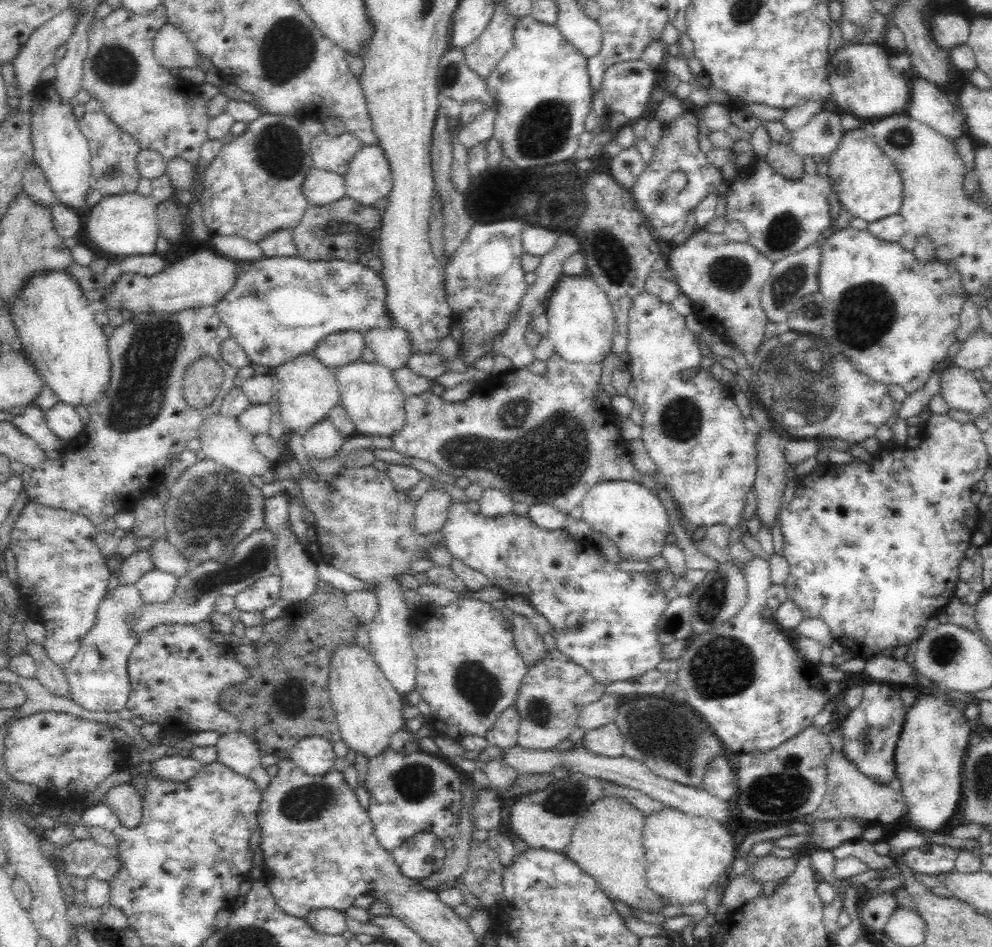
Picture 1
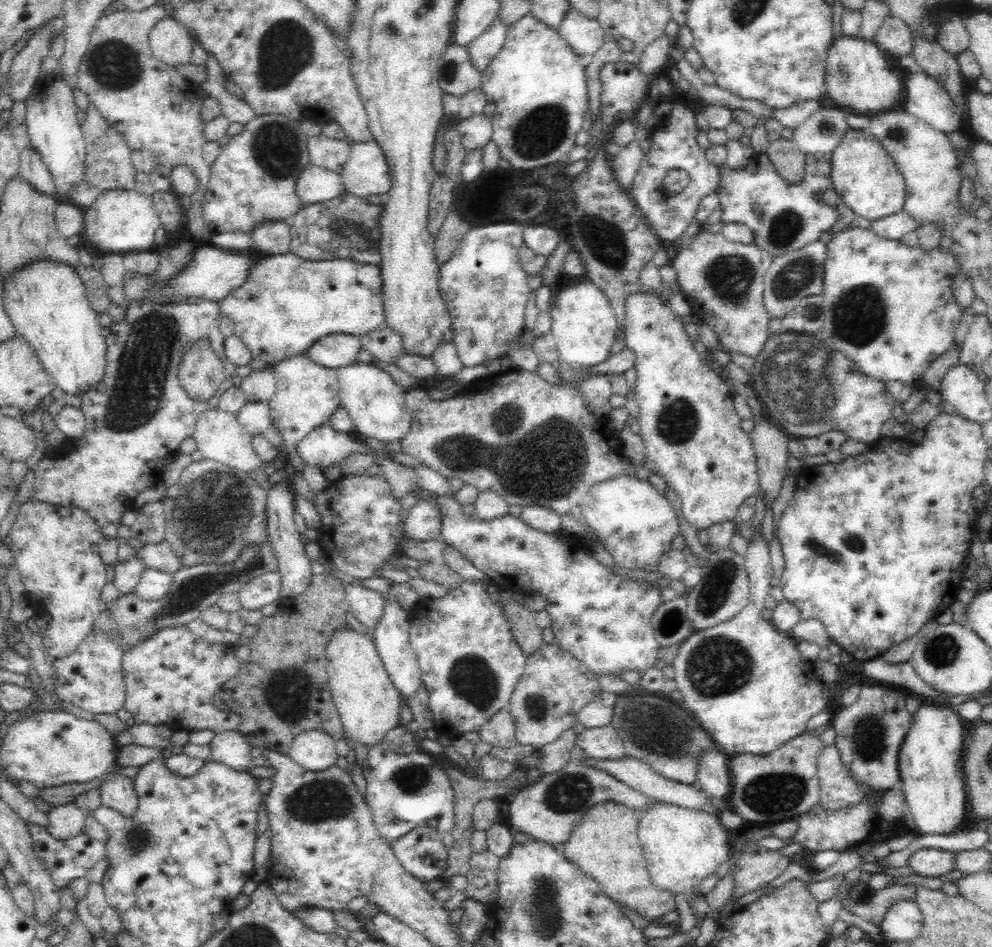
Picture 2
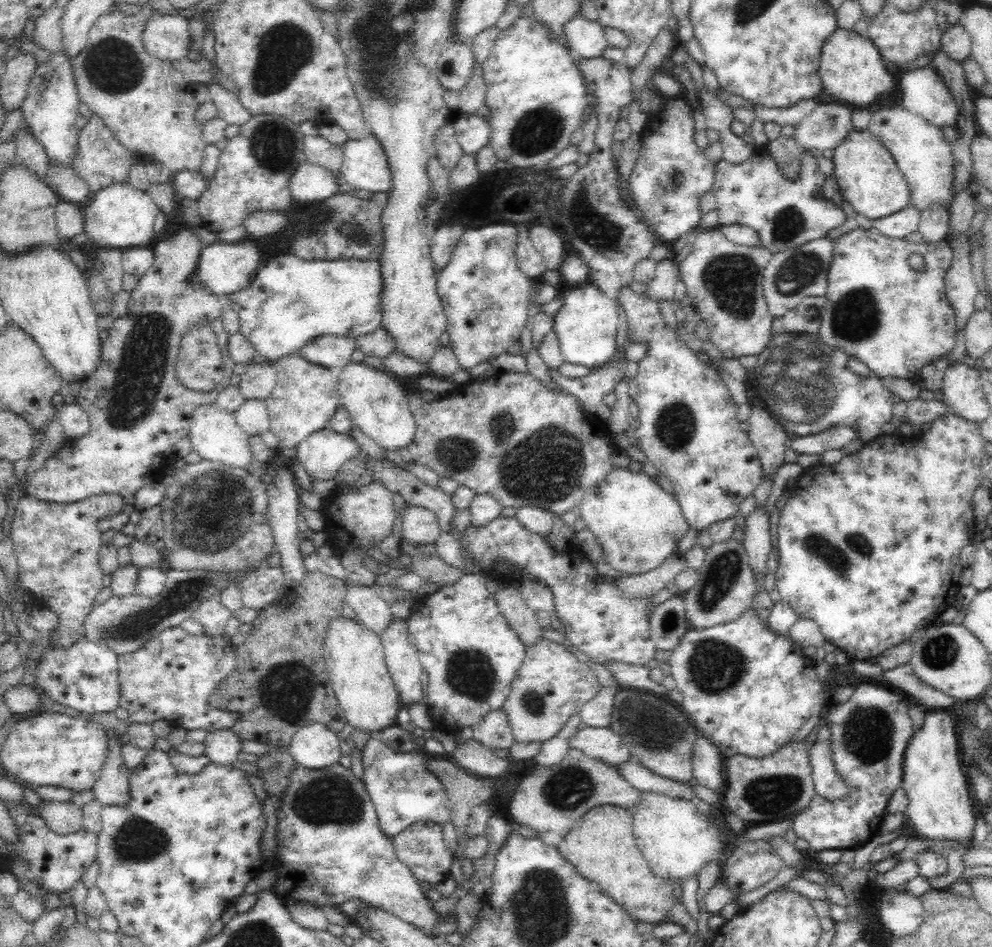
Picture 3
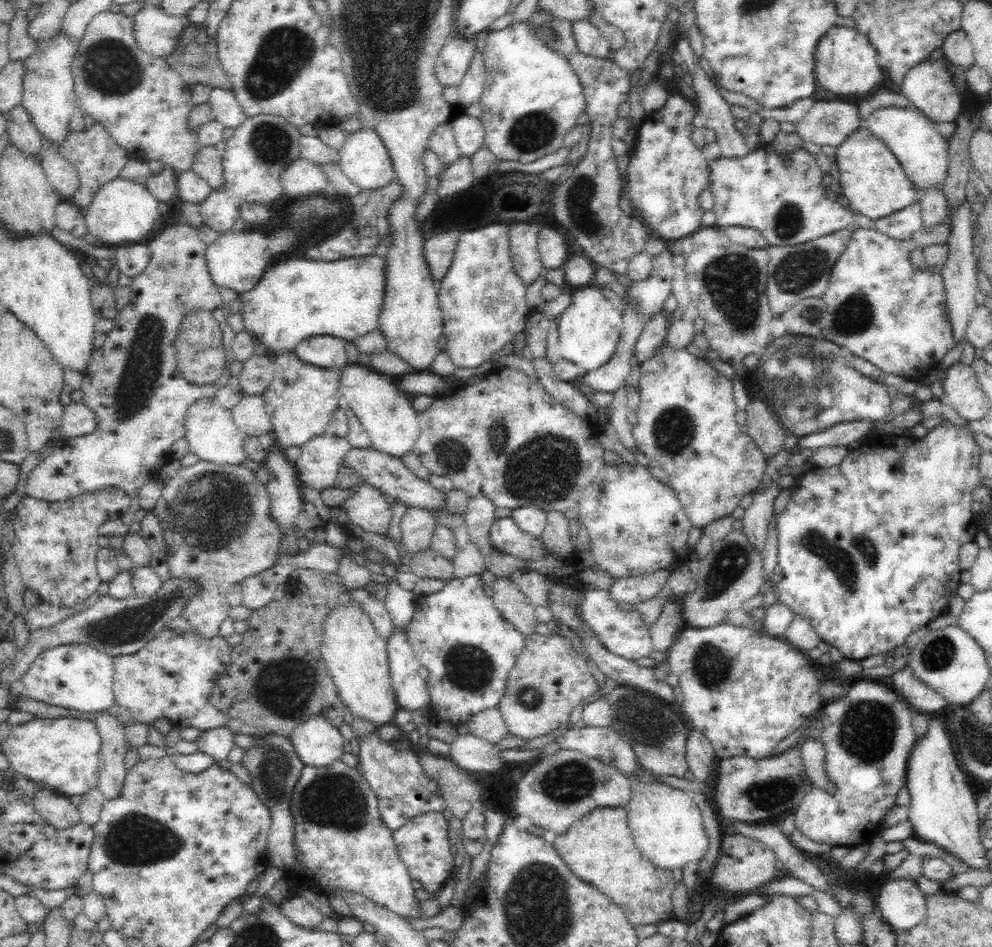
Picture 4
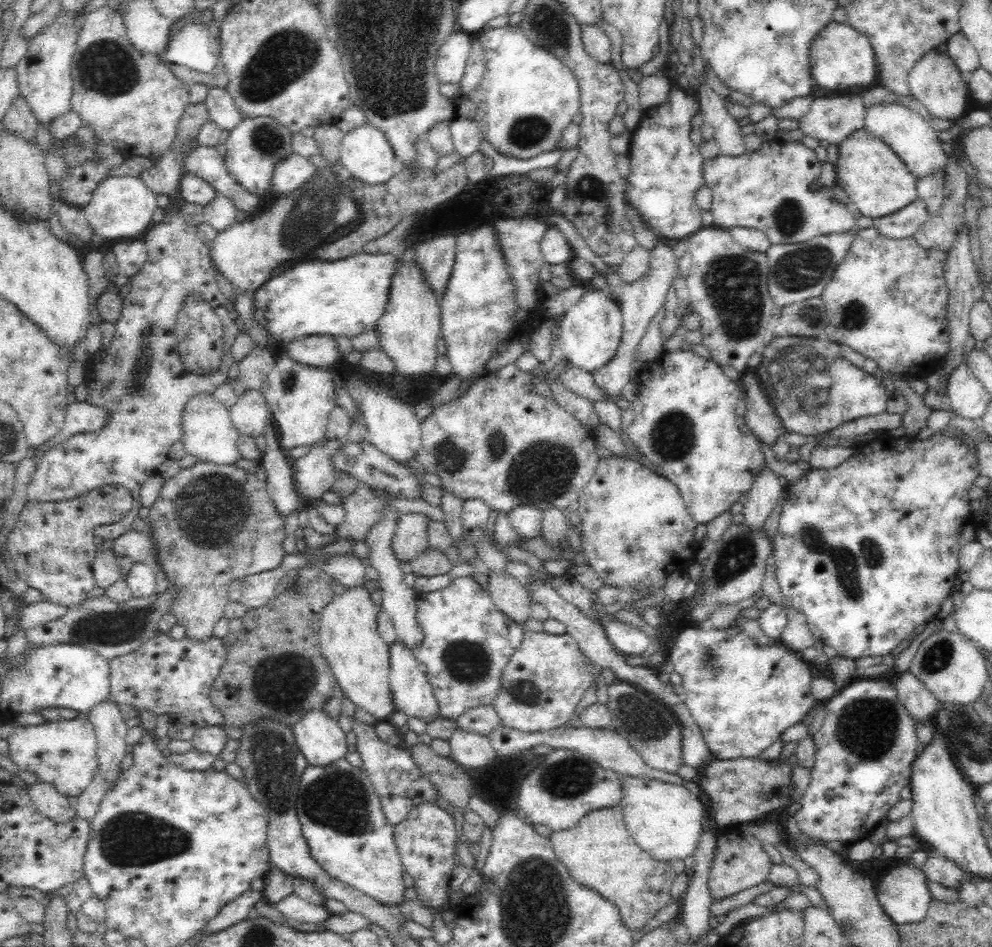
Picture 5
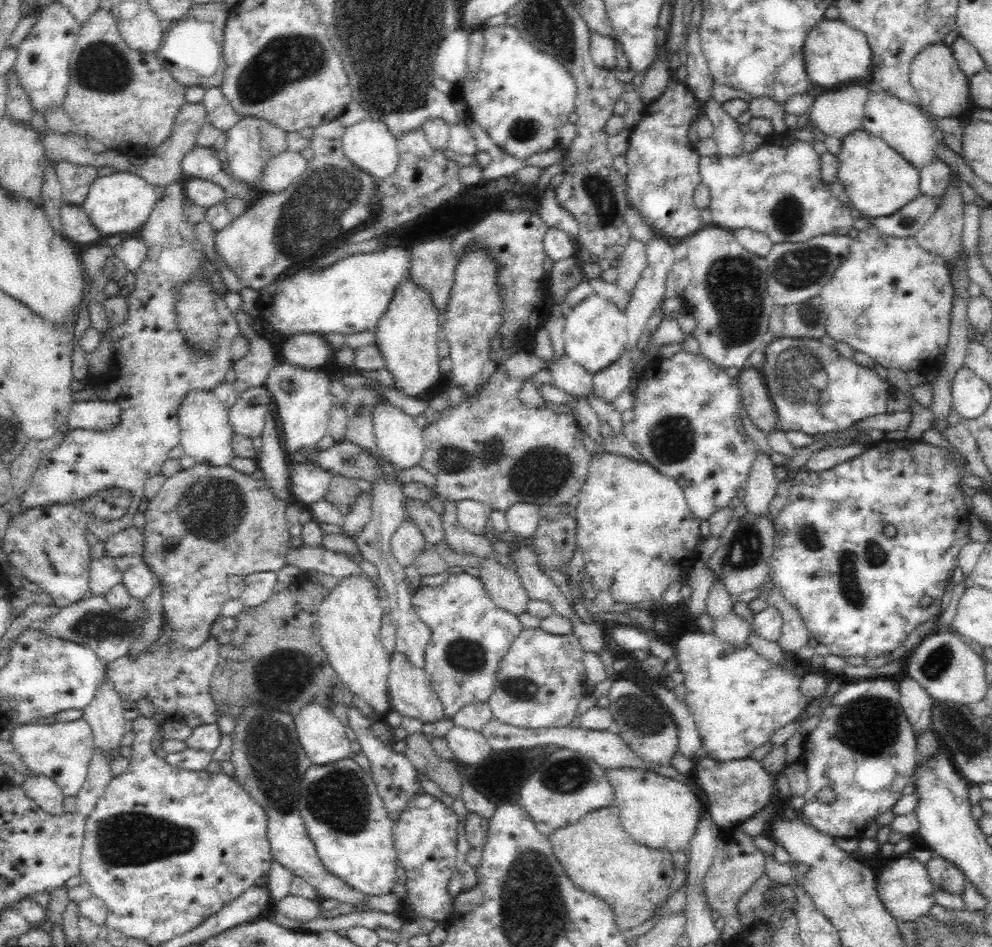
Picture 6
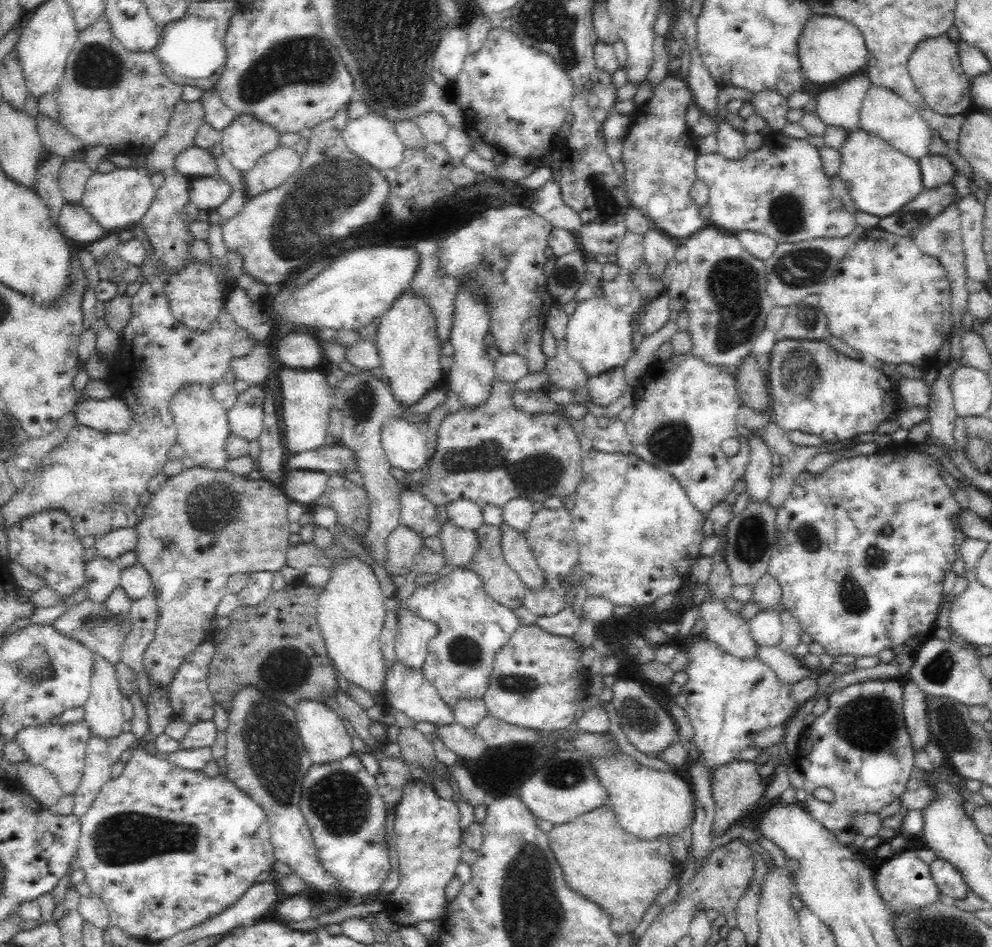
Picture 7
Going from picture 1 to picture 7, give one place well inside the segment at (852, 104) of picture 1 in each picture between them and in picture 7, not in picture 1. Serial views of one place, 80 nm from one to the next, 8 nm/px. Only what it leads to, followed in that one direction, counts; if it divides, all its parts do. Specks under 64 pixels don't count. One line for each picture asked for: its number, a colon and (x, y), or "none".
2: (858, 78)
3: (851, 67)
4: (846, 64)
5: (841, 58)
6: (835, 53)
7: (830, 48)

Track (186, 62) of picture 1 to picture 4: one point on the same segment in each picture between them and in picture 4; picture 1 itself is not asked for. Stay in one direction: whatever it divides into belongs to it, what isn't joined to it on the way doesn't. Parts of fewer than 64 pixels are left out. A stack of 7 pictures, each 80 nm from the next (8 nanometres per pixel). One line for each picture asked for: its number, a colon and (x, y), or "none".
2: (171, 44)
3: (165, 36)
4: (157, 33)

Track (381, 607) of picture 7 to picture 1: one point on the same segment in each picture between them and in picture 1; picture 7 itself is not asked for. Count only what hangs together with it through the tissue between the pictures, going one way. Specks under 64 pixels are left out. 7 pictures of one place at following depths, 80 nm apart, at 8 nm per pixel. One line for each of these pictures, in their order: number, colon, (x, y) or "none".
1: (368, 709)
2: (368, 703)
3: (362, 685)
4: (356, 657)
5: (358, 657)
6: (349, 619)

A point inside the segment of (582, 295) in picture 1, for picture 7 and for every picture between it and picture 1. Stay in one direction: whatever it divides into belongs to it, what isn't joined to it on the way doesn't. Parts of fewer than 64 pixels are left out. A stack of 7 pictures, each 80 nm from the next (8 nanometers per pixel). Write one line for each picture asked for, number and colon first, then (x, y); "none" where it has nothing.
2: (584, 326)
3: (586, 325)
4: (589, 330)
5: (590, 332)
6: (595, 331)
7: (599, 336)

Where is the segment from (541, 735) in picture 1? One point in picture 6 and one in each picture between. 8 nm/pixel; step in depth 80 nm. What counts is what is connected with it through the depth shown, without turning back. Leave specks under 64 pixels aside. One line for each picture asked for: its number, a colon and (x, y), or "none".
2: (553, 688)
3: (552, 685)
4: (549, 679)
5: (545, 679)
6: (540, 681)

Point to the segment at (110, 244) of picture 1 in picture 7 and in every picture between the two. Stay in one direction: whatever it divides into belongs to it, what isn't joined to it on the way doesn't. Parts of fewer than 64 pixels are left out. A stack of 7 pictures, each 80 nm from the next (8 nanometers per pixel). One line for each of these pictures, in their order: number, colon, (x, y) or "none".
2: (119, 221)
3: (119, 216)
4: (122, 212)
5: (122, 206)
6: (121, 202)
7: (117, 200)

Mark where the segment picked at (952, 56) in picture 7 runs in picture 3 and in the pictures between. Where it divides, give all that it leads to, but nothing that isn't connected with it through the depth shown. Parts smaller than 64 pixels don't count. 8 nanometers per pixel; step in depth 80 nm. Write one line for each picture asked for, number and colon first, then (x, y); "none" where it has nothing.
3: (924, 93)
4: (928, 86)
5: (934, 80)
6: (935, 75)

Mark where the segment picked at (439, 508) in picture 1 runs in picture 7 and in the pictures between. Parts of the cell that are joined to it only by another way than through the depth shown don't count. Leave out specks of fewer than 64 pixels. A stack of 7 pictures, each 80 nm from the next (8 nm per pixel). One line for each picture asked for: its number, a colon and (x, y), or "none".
2: (423, 521)
3: (420, 525)
4: (418, 525)
5: (410, 538)
6: (407, 543)
7: (403, 544)

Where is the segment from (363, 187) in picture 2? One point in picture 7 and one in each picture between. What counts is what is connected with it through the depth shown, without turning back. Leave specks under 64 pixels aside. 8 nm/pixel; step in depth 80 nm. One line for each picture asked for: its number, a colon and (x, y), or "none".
3: (364, 167)
4: (364, 159)
5: (366, 155)
6: (368, 144)
7: (373, 138)

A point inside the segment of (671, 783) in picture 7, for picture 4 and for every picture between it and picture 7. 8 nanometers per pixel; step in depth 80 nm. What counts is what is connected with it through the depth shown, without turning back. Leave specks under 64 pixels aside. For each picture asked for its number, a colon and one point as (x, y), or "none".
4: (667, 829)
5: (665, 820)
6: (662, 814)

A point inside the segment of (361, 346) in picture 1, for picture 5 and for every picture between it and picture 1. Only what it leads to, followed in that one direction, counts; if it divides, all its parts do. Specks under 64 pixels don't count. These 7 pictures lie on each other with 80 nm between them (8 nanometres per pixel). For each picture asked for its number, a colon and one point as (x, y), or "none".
2: (334, 351)
3: (330, 351)
4: (327, 351)
5: (319, 351)

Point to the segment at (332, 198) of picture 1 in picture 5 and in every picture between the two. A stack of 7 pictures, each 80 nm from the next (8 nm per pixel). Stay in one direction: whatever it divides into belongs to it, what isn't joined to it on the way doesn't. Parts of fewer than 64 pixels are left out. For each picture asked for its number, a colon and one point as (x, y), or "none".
2: (315, 184)
3: (308, 183)
4: (302, 178)
5: (294, 171)

